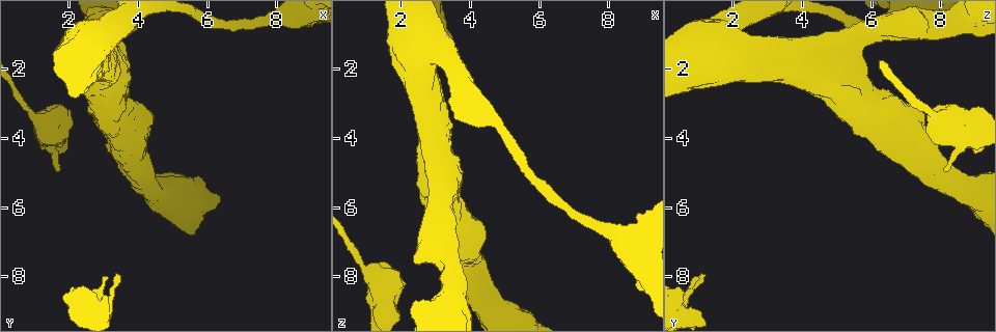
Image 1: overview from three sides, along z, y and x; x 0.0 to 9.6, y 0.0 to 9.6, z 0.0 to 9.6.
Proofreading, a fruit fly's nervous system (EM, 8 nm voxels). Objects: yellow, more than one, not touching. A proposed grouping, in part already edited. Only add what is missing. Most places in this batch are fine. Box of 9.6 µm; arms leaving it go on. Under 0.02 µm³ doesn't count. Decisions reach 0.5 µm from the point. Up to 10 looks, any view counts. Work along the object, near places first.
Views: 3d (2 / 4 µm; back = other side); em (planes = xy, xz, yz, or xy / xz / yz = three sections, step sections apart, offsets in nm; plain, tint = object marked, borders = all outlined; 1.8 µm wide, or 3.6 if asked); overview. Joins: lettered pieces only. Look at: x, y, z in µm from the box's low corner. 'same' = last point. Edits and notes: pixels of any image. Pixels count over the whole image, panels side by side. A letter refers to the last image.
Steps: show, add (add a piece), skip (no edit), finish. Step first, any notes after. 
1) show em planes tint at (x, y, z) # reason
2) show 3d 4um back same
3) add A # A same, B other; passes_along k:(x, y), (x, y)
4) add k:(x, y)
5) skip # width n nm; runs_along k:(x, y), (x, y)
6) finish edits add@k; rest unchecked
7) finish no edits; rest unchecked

show em 3.6um yz step 4 tint at (1.70, 4.95, 8.15) # an open end

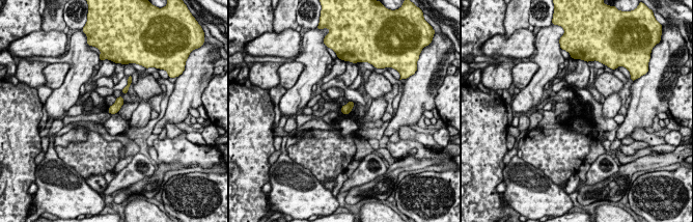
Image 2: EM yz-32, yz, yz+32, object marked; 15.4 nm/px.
show em 3.6um planes borders same

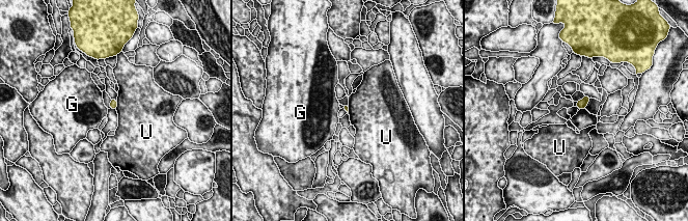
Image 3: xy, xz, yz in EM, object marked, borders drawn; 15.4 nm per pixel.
skip # G other, U other; no lettered piece goes on from it

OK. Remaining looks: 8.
show 3d 4um at (4.70, 5.60, 9.10) # calibre changes

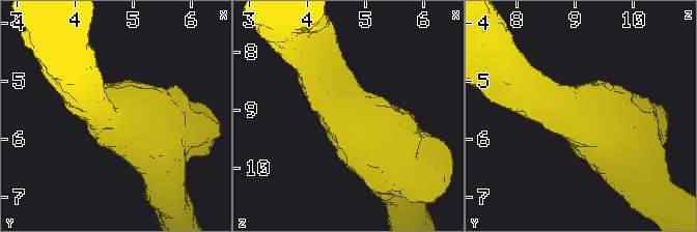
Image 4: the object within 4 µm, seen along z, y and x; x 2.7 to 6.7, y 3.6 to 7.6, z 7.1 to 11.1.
show em 3.6um xy step 16 borders at (4.75, 5.65, 9.10) # now the EM

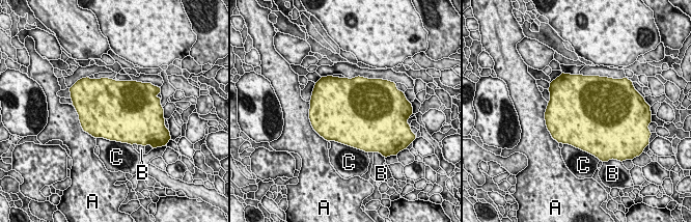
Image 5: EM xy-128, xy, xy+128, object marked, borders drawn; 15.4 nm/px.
show em 3.6um planes borders same

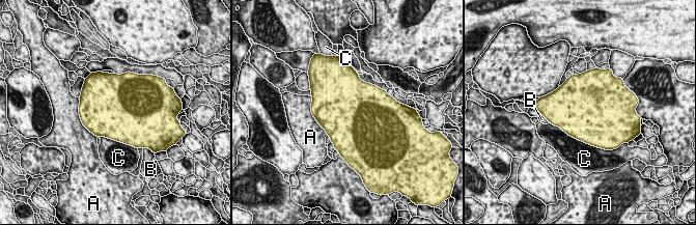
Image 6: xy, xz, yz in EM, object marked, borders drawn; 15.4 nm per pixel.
skip # width 1050 nm; A other, B other, C other; border 6:(549, 122), (588, 144); none of them fits

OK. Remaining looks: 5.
show 3d 2um at (0.75, 3.10, 7.50) # calibre changes

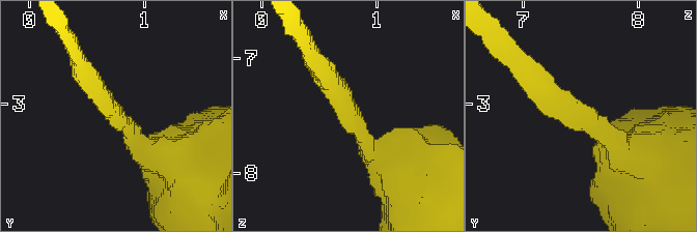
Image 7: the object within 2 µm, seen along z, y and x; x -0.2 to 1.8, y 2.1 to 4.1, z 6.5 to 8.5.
show em xz step 16 plain at (0.78, 3.12, 7.52) # arm_widths 190, 550 nm

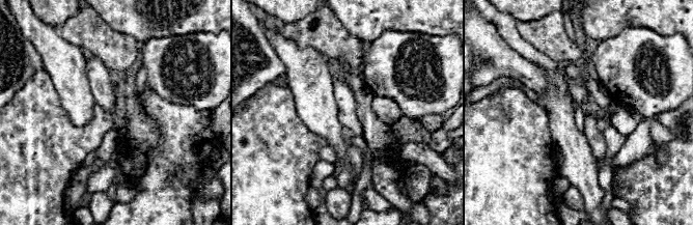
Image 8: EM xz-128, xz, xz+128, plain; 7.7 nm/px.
show em xz step 16 borders same # what lies round it

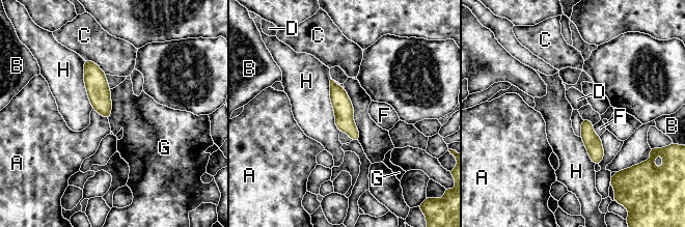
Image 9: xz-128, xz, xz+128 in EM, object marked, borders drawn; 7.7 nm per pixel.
skip # A other, B other, C other, D other, F other, G other, H other; none of them fits

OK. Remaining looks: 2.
show em planes plain at (3.20, 0.70, 1.60) # thick turns thin

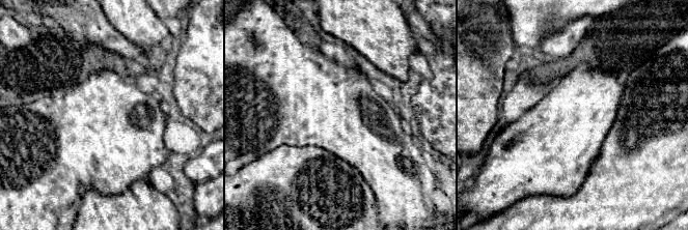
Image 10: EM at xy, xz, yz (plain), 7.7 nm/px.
show em planes borders same # what lies round it

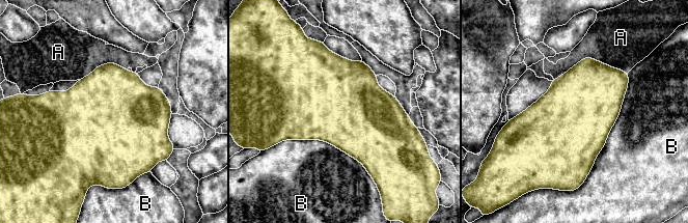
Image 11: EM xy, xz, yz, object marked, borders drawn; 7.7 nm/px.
skip # width 600 nm; A other, B other; border 11:(628, 73), (620, 114), (583, 180); no lettered piece goes on from it

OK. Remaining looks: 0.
finish no edits; rest unchecked

